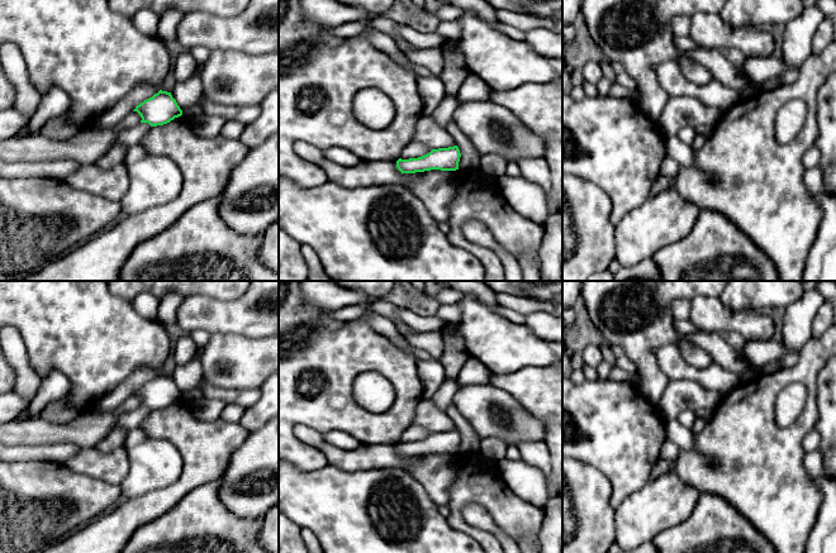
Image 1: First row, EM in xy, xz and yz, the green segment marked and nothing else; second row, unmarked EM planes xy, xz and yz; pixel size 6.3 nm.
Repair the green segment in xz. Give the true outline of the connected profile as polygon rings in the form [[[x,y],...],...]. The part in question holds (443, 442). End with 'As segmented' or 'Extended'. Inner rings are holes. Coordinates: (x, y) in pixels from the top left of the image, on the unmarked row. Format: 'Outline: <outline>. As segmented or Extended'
Outline: [[[457,429],[432,433],[429,437],[418,440],[396,444],[396,450],[402,457],[415,457],[431,453],[456,454],[459,453],[460,433]]]. As segmented

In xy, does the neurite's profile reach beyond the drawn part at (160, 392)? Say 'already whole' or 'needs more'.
already whole

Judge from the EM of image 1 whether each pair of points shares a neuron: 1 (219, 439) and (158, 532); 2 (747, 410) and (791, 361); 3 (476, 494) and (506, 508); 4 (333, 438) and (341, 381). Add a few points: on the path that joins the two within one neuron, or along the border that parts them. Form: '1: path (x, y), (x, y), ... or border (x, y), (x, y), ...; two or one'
1: border (202, 486), (190, 490), (174, 506), (152, 520); two
2: border (799, 352), (798, 360), (792, 366), (780, 368); two
3: path (484, 494), (492, 494), (498, 500); one
4: border (323, 433), (346, 432), (360, 443); two

